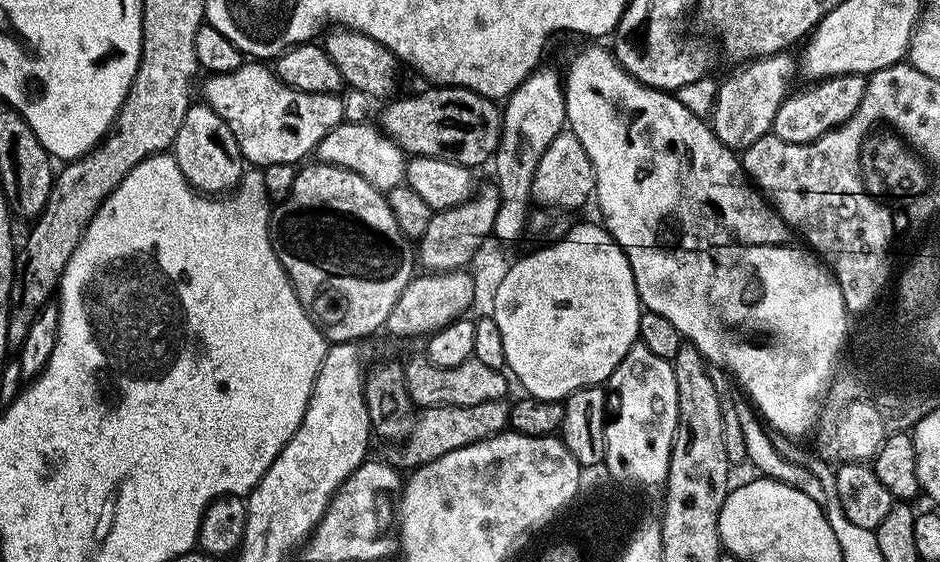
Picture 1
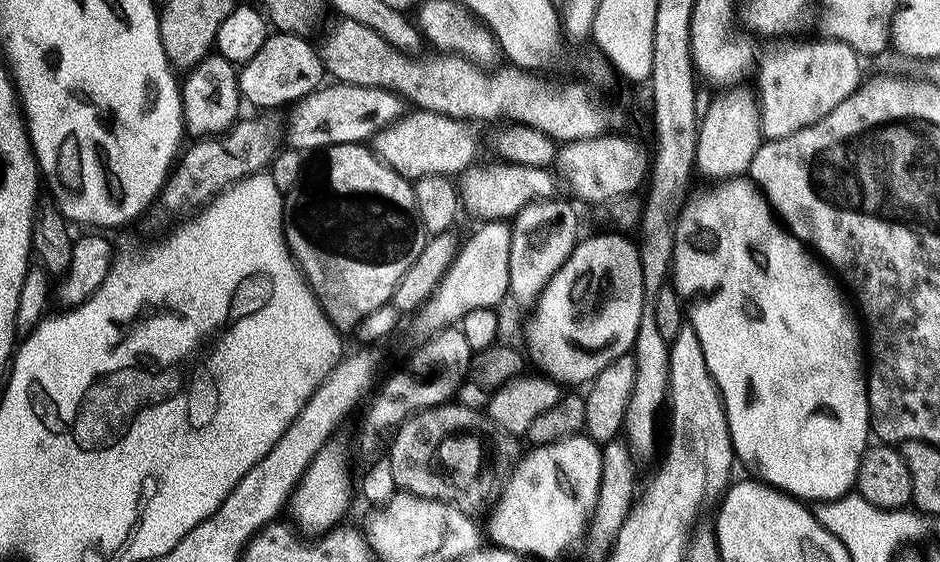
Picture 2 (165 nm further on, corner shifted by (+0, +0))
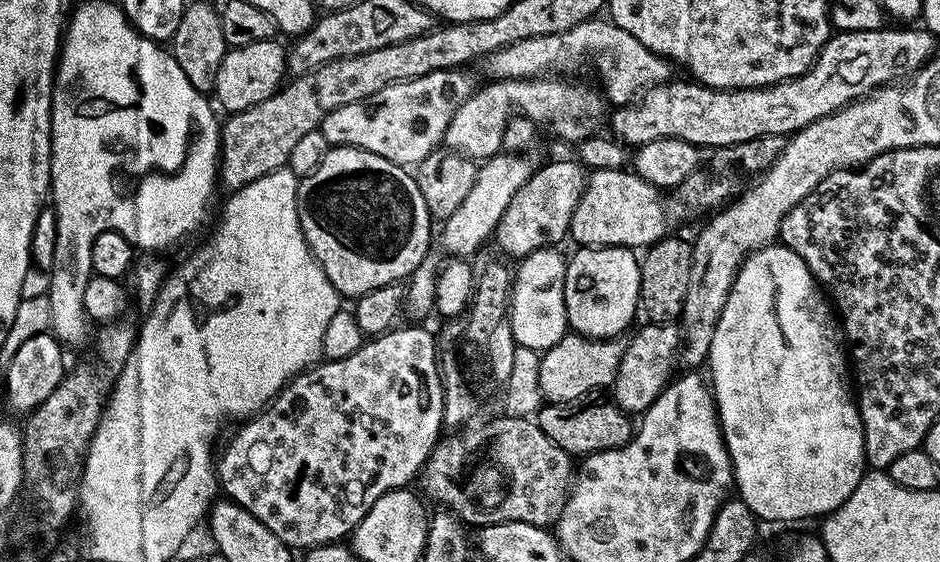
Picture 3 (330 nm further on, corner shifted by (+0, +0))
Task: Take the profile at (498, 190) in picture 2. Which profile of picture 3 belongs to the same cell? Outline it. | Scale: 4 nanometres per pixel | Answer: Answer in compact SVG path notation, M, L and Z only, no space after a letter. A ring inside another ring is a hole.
M624 168L592 170L587 173L586 187L568 230L571 239L576 239L575 243L580 246L644 250L649 244L664 239L669 231L667 215L661 189L637 176L635 171Z

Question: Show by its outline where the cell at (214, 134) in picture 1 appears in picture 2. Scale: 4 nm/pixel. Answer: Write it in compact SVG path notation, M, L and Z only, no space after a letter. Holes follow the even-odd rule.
M219 54L203 56L193 68L187 69L180 84L180 101L184 115L184 127L192 138L217 136L231 124L236 123L241 115L242 97L240 95L240 77L237 65L231 64Z

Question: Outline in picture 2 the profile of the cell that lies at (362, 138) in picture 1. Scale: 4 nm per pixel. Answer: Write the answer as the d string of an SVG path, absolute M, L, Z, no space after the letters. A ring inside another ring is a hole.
M415 109L380 129L373 136L372 149L384 164L408 179L425 177L426 174L452 178L477 159L476 132L471 127L473 125L467 120L455 120L446 114Z

